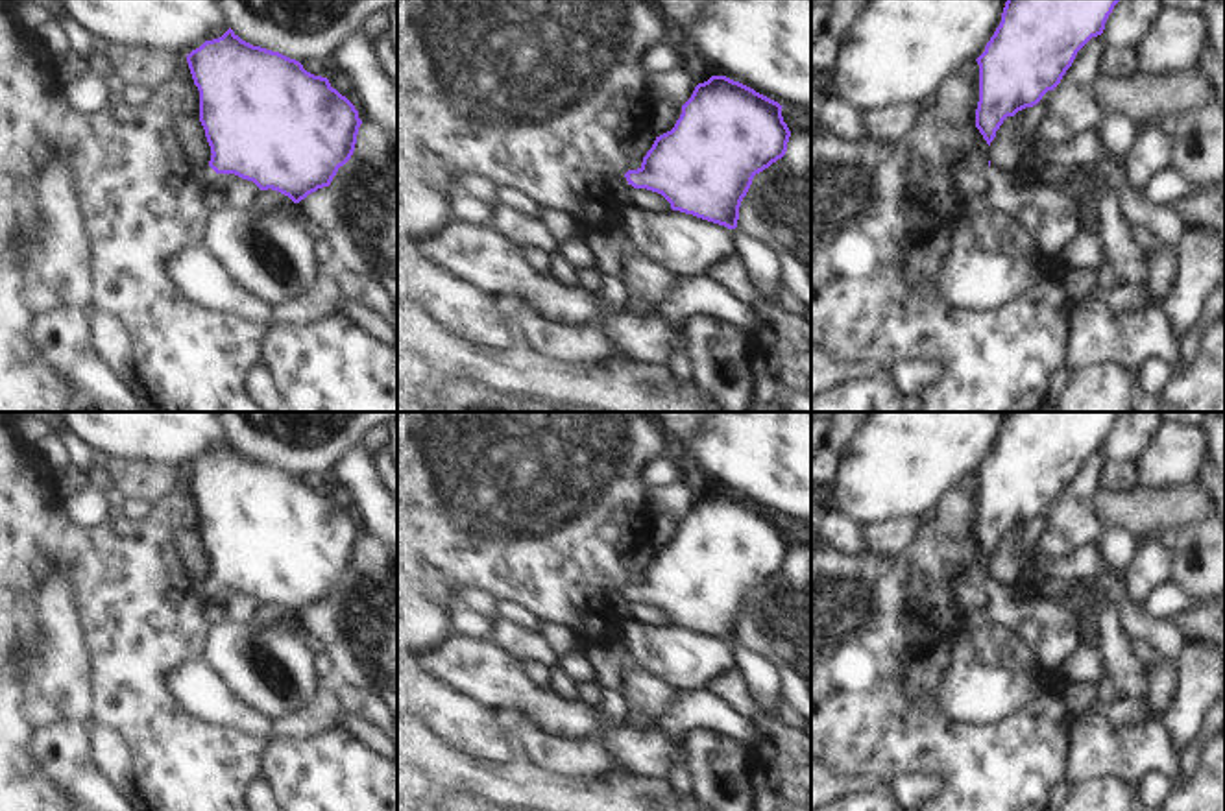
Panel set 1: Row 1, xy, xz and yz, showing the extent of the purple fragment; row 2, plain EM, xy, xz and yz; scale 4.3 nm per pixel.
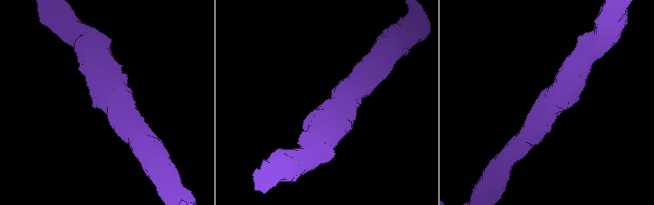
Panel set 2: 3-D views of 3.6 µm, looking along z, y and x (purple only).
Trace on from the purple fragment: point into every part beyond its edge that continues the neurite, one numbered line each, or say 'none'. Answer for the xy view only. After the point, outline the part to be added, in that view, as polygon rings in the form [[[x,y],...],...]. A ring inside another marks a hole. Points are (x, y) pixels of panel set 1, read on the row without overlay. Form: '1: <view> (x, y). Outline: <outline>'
1: xy (217, 614). Outline: [[[209,580],[209,582],[205,584],[205,587],[203,587],[205,610],[207,610],[207,615],[211,617],[211,621],[212,621],[214,624],[220,624],[220,623],[227,621],[227,619],[225,619],[225,610],[220,608],[220,606],[216,606],[216,604],[211,604],[211,602],[209,602],[209,599],[211,599],[212,595],[216,595],[216,593],[218,593],[218,587]]]

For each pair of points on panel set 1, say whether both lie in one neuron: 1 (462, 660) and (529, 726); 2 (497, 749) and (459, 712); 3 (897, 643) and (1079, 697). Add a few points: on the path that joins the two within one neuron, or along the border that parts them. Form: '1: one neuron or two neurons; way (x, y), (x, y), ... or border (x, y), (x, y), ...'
1: two neurons; border (503, 710), (531, 715), (553, 732)
2: one neuron; way (488, 739), (468, 721)
3: two neurons; border (1061, 701), (1070, 715)

